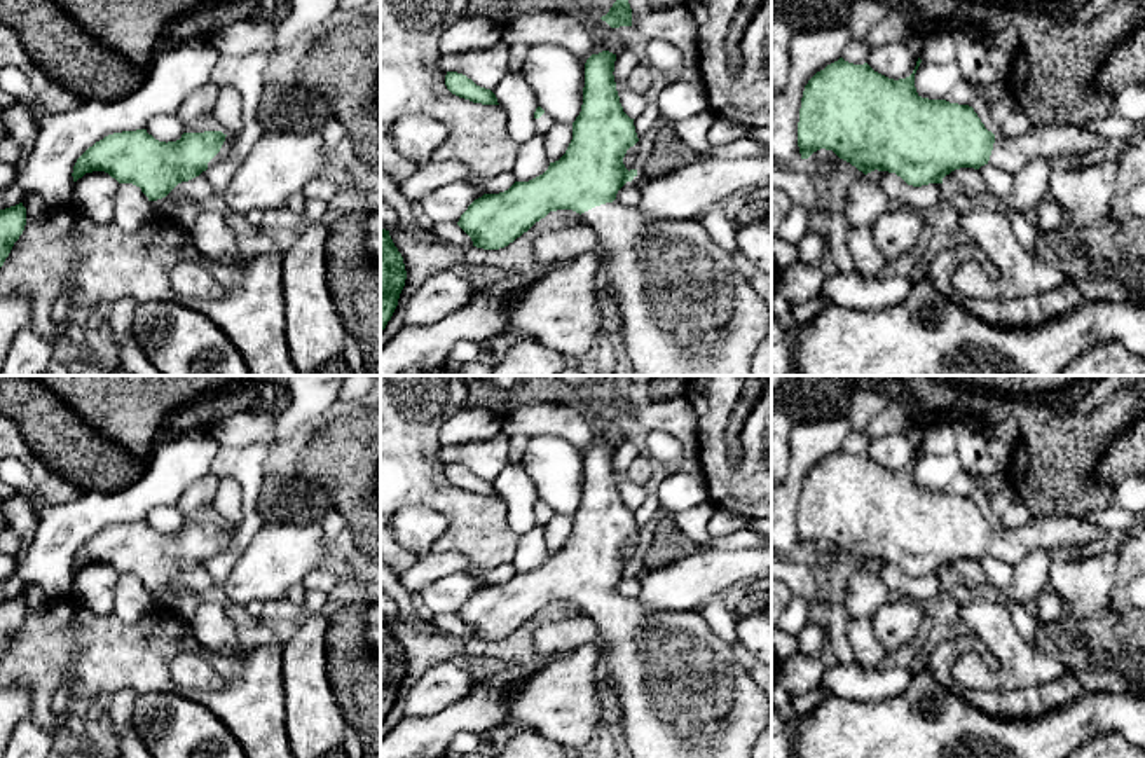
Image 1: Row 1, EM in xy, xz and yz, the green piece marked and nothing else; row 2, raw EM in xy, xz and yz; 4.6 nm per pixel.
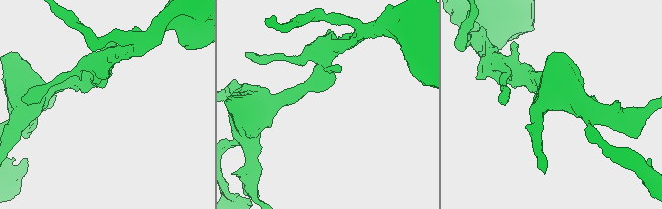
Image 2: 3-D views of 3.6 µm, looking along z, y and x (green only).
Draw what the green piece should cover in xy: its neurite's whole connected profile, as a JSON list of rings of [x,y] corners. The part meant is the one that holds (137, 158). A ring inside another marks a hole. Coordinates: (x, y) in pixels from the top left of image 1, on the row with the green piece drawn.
[[[147,129],[105,136],[89,147],[73,166],[73,182],[86,173],[105,171],[119,183],[133,183],[148,201],[166,197],[178,183],[222,162],[234,136],[222,131],[183,133],[176,141],[159,141]]]

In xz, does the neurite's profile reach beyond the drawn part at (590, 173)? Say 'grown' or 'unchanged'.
grown

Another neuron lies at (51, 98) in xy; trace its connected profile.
[[[0,23],[0,65],[9,65],[28,77],[31,82],[35,101],[26,105],[23,101],[7,100],[0,103],[0,122],[3,112],[12,103],[21,103],[35,122],[40,122],[44,115],[56,115],[73,110],[82,105],[84,100],[49,79],[21,47],[17,35],[3,23]]]

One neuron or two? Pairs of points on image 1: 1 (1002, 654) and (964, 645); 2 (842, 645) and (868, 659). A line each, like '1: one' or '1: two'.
1: two
2: two

